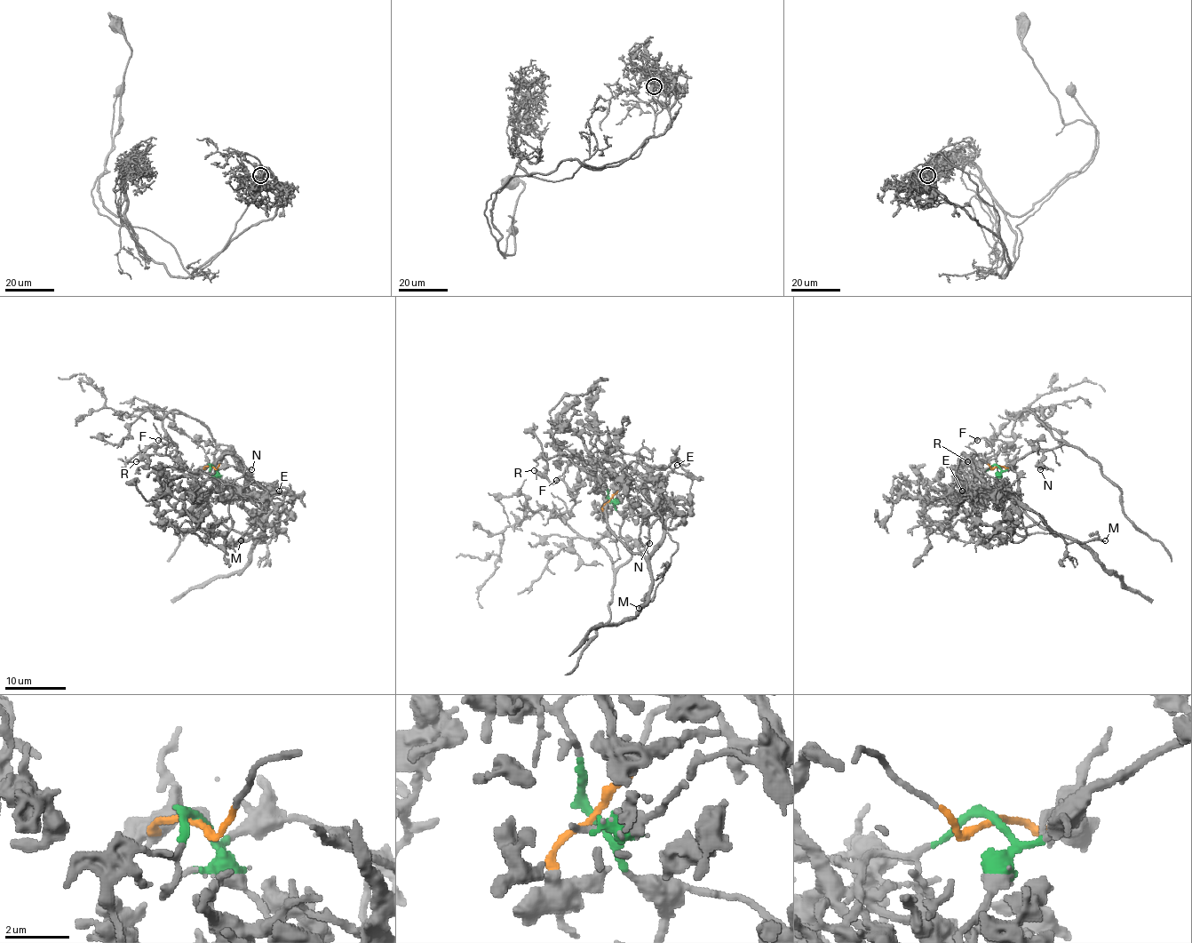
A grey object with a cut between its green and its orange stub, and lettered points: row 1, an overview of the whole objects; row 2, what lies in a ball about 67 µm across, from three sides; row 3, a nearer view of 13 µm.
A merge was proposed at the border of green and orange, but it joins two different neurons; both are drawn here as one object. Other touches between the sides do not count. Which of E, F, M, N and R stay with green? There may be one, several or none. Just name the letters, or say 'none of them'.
F, N, R

